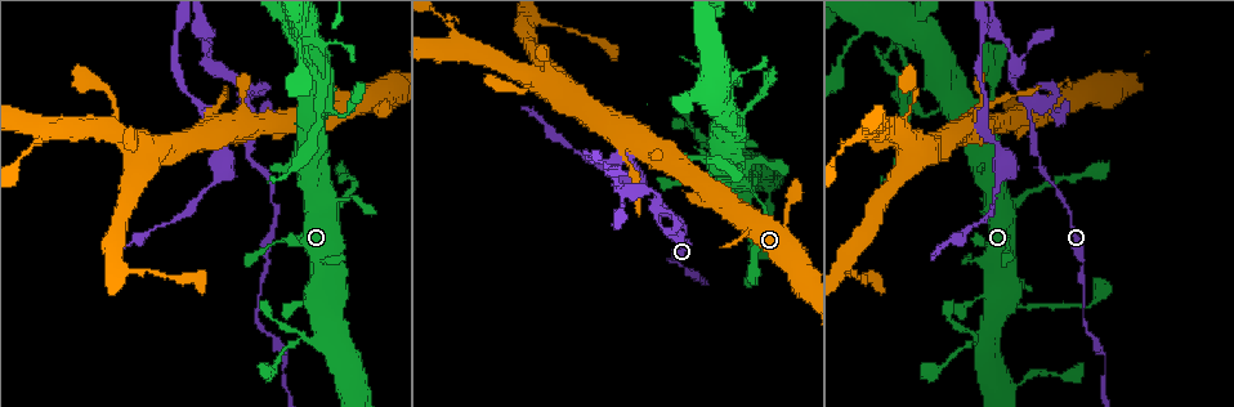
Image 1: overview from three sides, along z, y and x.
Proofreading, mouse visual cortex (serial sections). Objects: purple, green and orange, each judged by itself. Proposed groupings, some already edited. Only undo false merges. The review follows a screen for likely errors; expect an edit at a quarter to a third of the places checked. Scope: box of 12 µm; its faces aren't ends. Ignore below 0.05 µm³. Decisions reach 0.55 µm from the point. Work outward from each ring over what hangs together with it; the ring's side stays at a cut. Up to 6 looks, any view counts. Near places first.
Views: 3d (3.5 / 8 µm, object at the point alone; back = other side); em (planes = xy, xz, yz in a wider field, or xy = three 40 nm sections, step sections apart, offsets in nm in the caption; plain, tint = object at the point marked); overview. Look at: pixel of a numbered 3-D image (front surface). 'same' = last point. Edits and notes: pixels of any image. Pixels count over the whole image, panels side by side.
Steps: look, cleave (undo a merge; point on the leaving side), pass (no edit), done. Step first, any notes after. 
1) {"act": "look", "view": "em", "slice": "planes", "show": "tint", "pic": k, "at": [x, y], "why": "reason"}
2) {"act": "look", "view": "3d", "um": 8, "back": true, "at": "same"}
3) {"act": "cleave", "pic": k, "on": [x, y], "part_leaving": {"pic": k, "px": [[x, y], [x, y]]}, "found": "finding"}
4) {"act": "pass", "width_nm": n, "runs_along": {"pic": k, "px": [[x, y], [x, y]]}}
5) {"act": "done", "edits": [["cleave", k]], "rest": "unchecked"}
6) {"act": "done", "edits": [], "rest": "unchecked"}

{"act": "look", "view": "3d", "um": 3.5, "back": true, "pic": 1, "at": [324, 51], "why": "thick turns thin"}

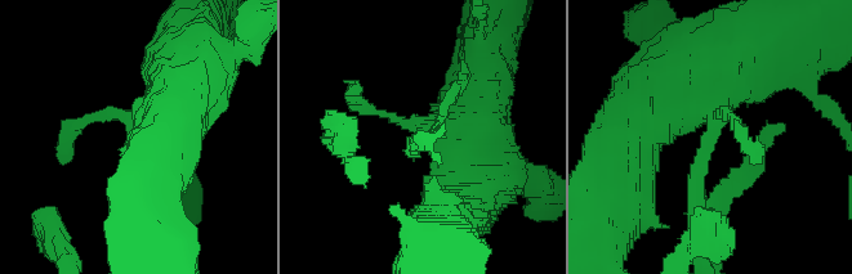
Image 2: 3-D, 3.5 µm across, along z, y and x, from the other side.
{"act": "look", "view": "em", "slice": "xy", "step": 1, "show": "tint", "pic": 2, "at": [131, 127]}

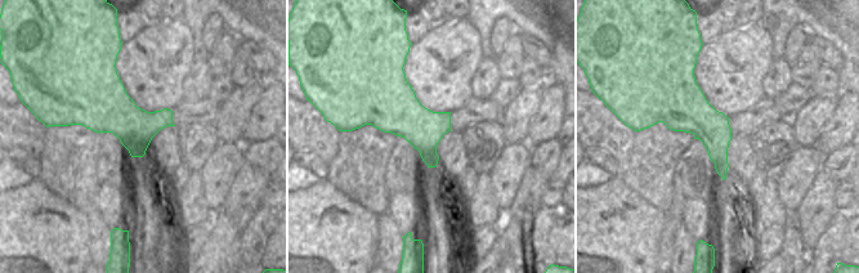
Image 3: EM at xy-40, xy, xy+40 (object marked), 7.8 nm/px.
{"act": "cleave", "pic": 2, "on": [731, 179], "found": "a second cell is stuck on"}

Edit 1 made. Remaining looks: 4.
{"act": "look", "view": "3d", "um": 8, "back": true, "pic": 1, "at": [661, 201]}

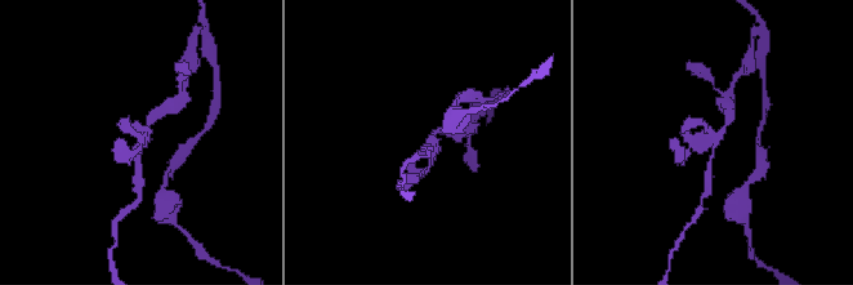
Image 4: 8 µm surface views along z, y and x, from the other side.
{"act": "look", "view": "3d", "um": 3.5, "pic": 4, "at": [715, 140], "why": "closer look"}

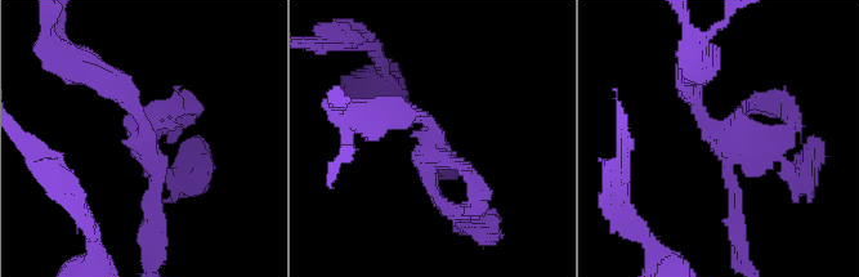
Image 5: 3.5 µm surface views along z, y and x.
{"act": "look", "view": "em", "slice": "xy", "step": 5, "show": "tint", "pic": 5, "at": [435, 141], "why": "now the EM"}

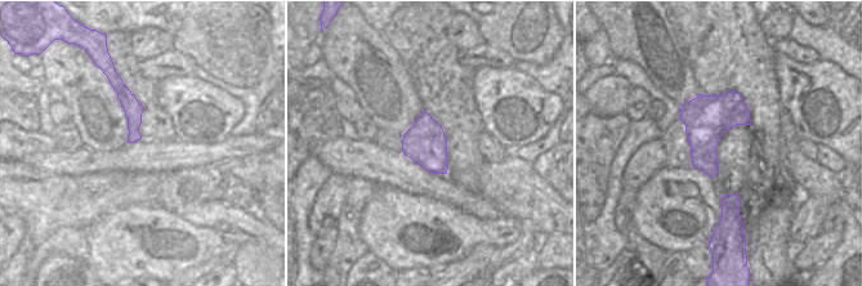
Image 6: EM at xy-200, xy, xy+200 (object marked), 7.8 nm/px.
{"act": "cleave", "pic": 5, "on": [773, 134], "part_leaving": {"pic": 5, "px": [[728, 132], [808, 168]]}, "found": "a second cell is stuck on"}

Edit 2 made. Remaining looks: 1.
{"act": "done", "edits": [["cleave", 2], ["cleave", 5]], "rest": "unchecked"}

